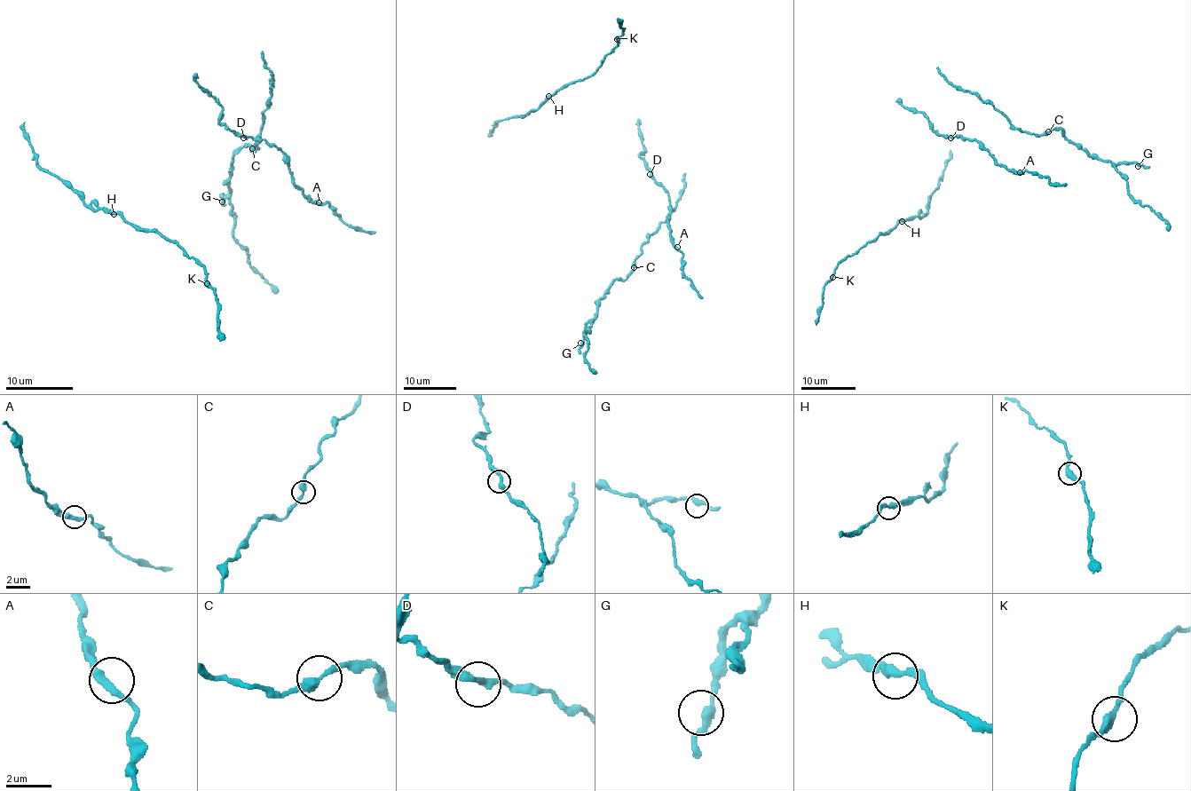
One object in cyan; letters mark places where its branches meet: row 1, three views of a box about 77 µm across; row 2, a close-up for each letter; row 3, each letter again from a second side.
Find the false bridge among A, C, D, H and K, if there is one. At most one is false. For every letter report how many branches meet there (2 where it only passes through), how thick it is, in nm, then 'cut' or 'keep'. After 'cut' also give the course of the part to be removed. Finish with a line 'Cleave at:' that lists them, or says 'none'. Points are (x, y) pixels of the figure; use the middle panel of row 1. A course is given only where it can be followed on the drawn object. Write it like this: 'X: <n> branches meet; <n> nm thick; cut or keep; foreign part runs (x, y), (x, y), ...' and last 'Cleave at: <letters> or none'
A: 2 branches meet; 320 nm thick; keep
C: 2 branches meet; 320 nm thick; keep
D: 2 branches meet; 280 nm thick; keep
H: 2 branches meet; 320 nm thick; keep
K: 2 branches meet; 320 nm thick; keep
Cleave at: none

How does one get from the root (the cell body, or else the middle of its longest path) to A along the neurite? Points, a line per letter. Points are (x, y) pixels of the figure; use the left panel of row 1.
A: (245, 136), (264, 139), (284, 154), (292, 182), (312, 201), (319, 202)

